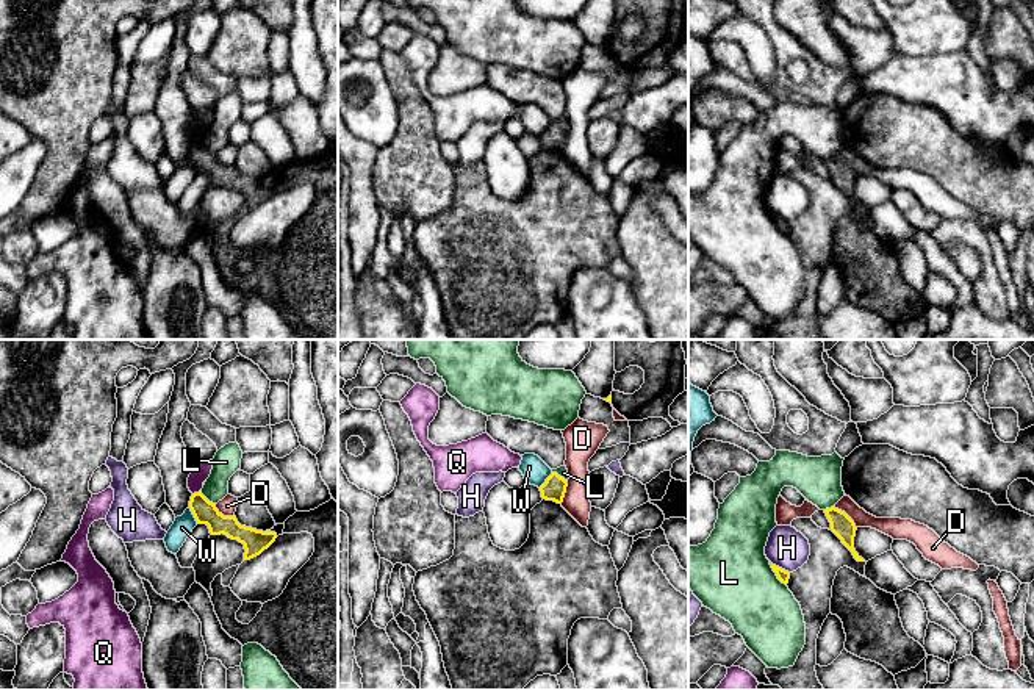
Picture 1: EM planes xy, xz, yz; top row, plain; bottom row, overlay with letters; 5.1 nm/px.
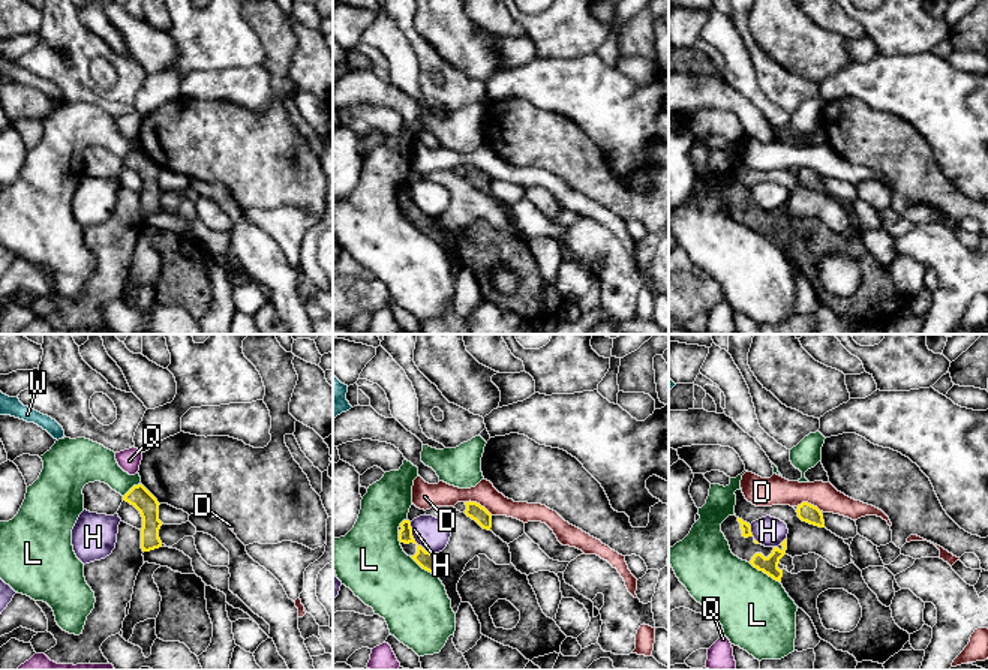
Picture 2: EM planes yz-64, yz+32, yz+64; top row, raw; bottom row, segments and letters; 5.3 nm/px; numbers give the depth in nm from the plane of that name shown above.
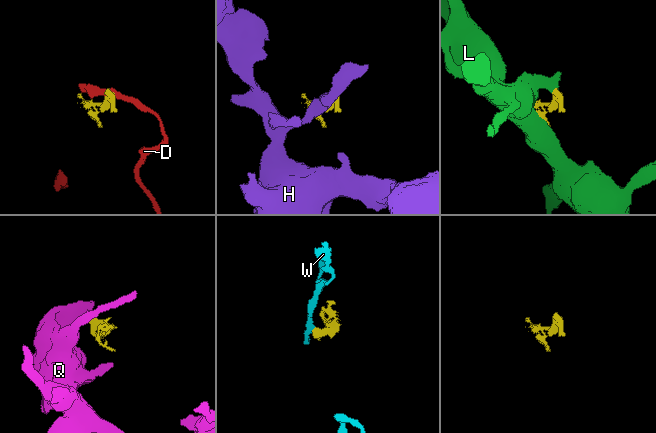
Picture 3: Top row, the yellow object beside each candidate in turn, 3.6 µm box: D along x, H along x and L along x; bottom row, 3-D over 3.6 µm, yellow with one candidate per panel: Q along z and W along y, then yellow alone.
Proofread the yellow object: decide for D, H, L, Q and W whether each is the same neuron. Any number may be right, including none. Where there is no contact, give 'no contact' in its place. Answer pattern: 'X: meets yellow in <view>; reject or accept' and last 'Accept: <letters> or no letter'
D: meets yellow in yz; reject
H: meets yellow in yz; reject
L: meets yellow in yz; reject
Q: meets yellow in xy; reject
W: meets yellow in xy; reject
Accept: no letter

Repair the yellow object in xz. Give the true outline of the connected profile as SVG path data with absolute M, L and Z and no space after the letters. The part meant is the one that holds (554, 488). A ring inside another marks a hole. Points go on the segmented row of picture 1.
M552 473L546 482L540 487L541 498L546 501L554 501L557 504L563 502L568 482L557 473Z

